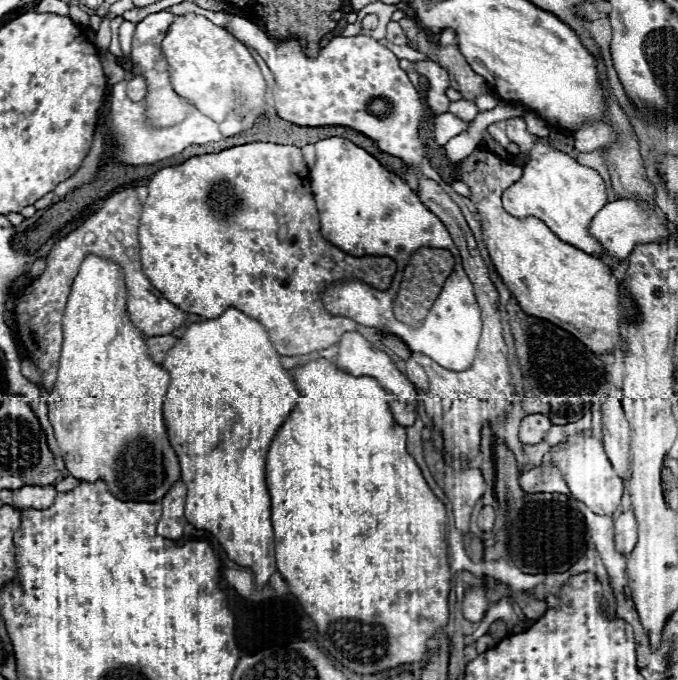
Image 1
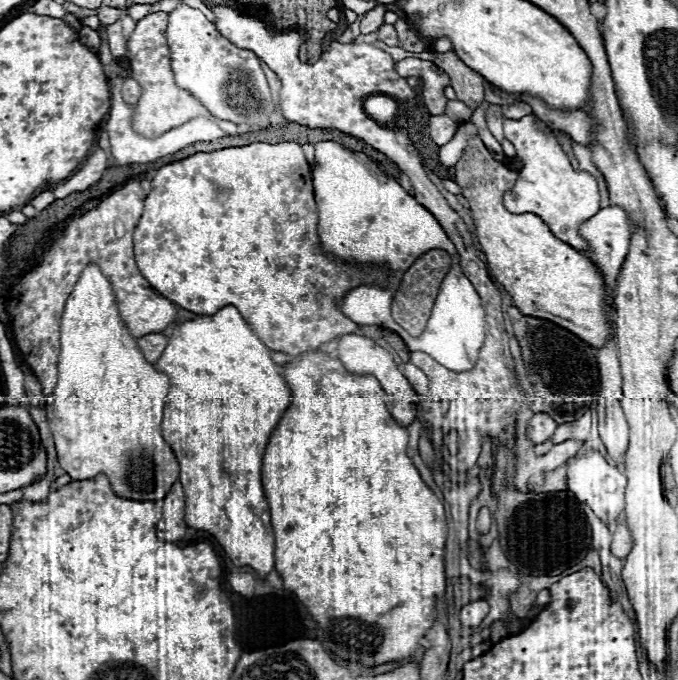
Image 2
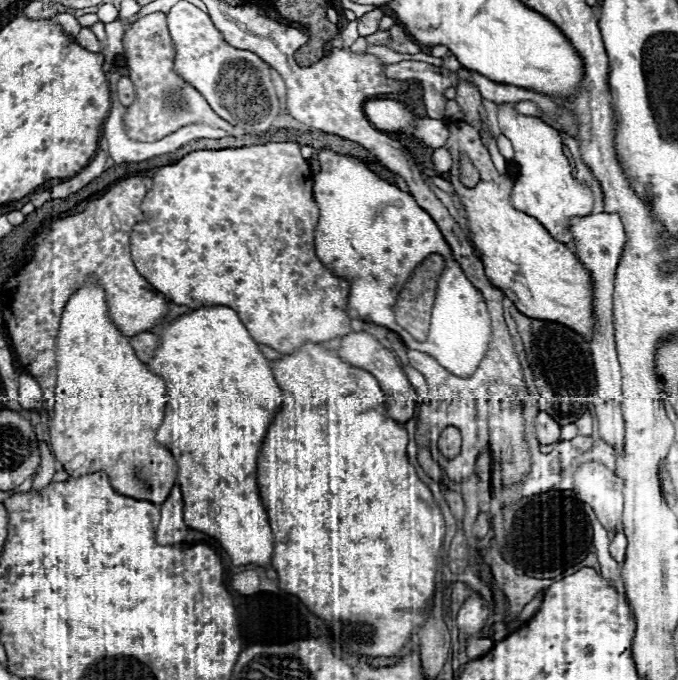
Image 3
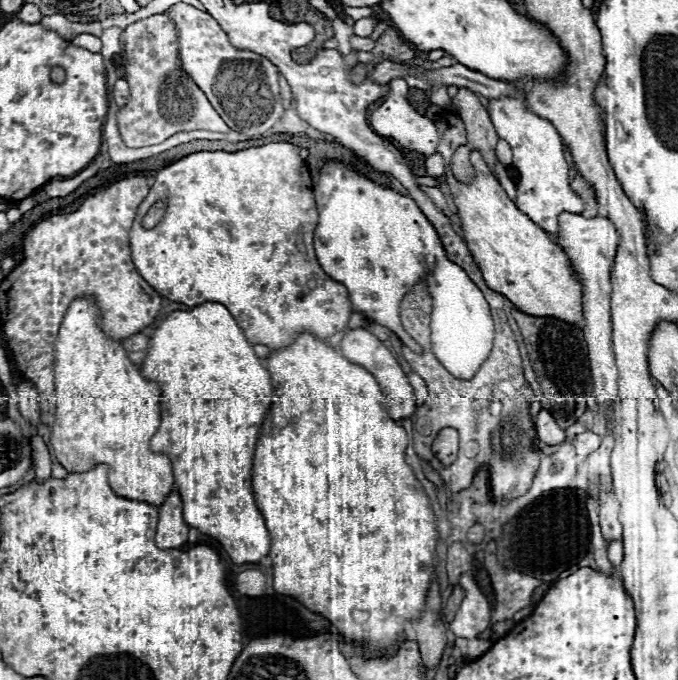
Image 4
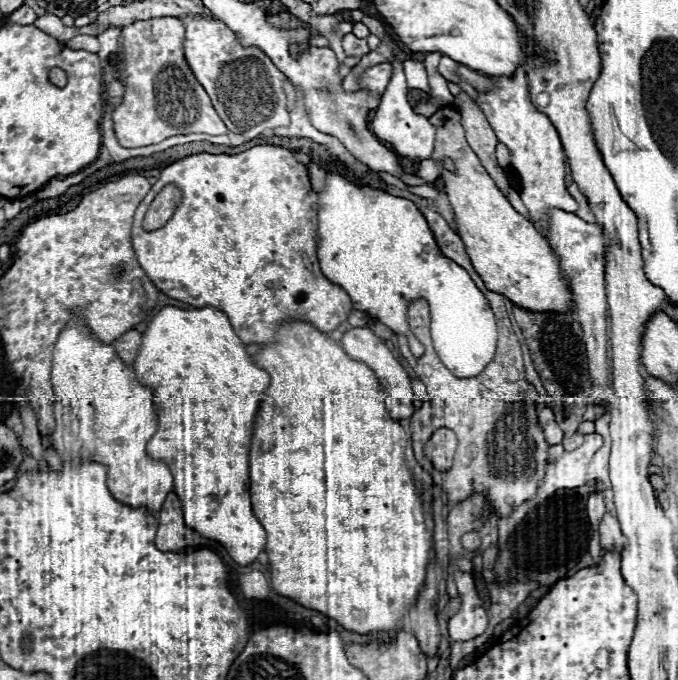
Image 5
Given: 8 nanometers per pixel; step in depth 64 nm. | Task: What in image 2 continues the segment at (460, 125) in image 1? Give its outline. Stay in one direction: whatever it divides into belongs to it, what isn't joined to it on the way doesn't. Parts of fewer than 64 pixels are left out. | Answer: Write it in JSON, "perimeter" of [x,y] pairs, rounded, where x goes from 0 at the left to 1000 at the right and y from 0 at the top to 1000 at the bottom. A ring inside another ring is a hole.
{"perimeter":[[[640,171],[640,174],[631,176],[631,200],[643,215],[655,215],[667,206],[676,185],[678,182],[664,176],[661,171]]]}

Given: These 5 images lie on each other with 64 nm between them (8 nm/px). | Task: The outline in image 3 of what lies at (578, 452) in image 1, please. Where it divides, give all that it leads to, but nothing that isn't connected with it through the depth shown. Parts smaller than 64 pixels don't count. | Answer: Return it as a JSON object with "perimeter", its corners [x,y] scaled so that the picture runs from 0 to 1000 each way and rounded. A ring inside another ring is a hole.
{"perimeter":[[[882,679],[858,682],[850,694],[850,718],[858,738],[867,738],[885,771],[909,785],[917,779],[917,706]]]}

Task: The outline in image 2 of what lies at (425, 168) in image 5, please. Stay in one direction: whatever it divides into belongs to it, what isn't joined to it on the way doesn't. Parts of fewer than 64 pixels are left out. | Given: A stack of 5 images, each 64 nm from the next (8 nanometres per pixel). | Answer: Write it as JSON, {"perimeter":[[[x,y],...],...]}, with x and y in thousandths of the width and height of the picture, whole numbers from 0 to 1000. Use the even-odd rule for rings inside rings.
{"perimeter":[[[690,179],[690,182],[681,182],[676,197],[661,209],[655,212],[649,221],[646,221],[646,235],[655,247],[664,247],[676,238],[676,232],[681,229],[681,221],[687,218],[687,206],[690,206],[690,197],[705,197],[705,188]]]}

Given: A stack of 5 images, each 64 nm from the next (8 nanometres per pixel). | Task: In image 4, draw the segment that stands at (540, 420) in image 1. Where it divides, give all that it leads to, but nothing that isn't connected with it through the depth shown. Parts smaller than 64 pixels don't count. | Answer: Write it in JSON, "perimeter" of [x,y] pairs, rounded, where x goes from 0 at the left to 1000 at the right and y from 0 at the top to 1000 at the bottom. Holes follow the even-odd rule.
{"perimeter":[[[802,600],[791,612],[791,635],[794,635],[796,650],[802,650],[808,656],[817,656],[817,653],[829,653],[832,650],[832,632],[820,624],[820,618]]]}

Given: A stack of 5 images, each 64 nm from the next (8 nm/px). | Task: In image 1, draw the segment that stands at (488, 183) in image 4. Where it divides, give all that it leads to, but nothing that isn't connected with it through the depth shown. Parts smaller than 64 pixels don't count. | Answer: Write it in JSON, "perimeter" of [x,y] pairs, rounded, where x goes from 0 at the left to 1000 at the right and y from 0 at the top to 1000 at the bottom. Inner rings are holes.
{"perimeter":[[[711,212],[678,238],[678,265],[693,276],[693,294],[705,306],[711,356],[735,406],[776,462],[811,471],[844,488],[879,521],[917,512],[914,468],[938,462],[932,438],[914,435],[912,412],[885,379],[829,356],[794,321],[758,321],[740,306],[740,282],[767,259],[770,247],[740,238]]]}

